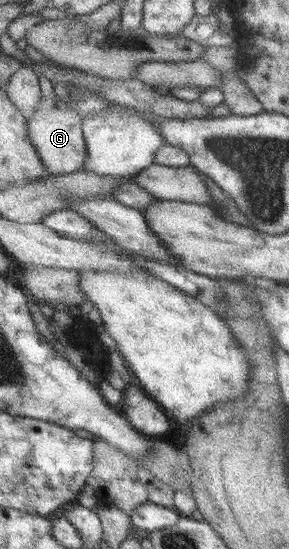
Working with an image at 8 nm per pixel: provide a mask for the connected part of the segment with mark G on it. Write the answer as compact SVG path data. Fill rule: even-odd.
M60 106L52 111L33 111L30 114L29 125L30 139L34 141L51 175L85 170L85 162L89 157L88 140L84 128L85 118L76 108Z

